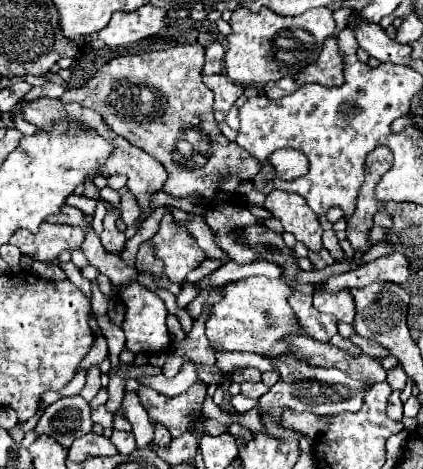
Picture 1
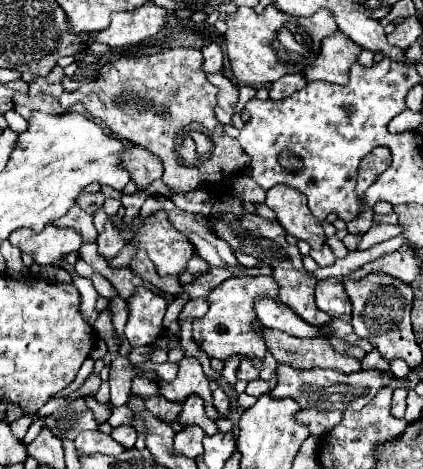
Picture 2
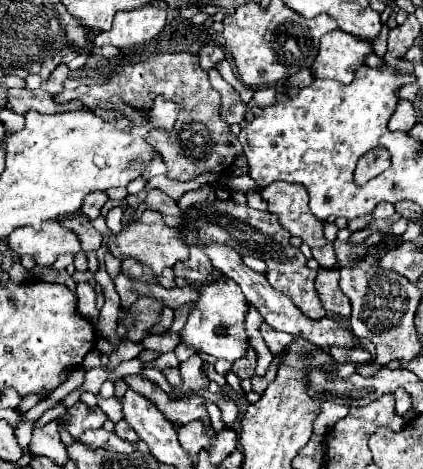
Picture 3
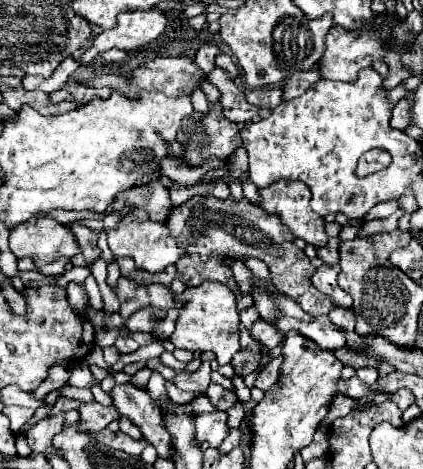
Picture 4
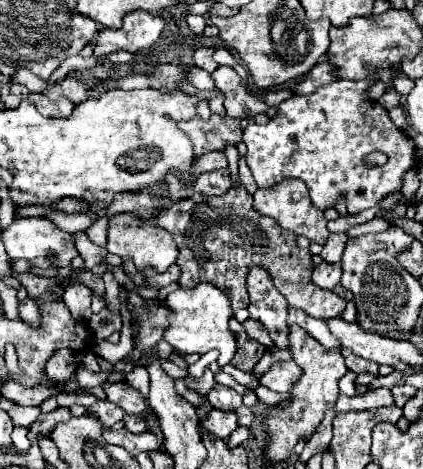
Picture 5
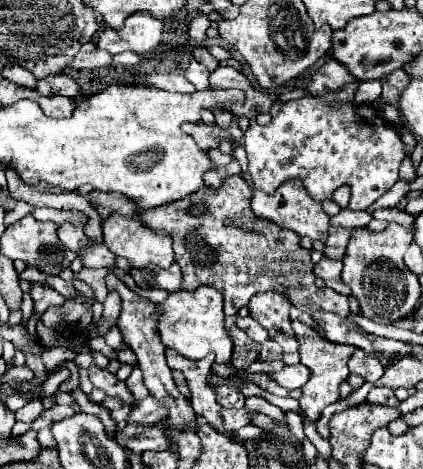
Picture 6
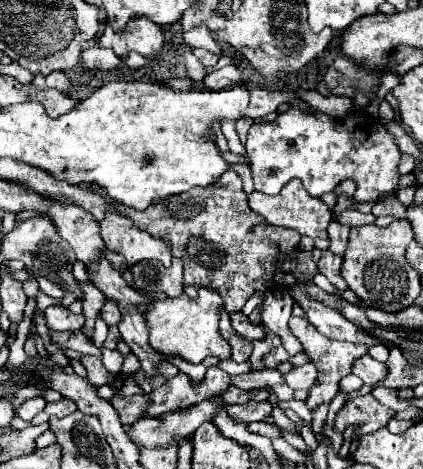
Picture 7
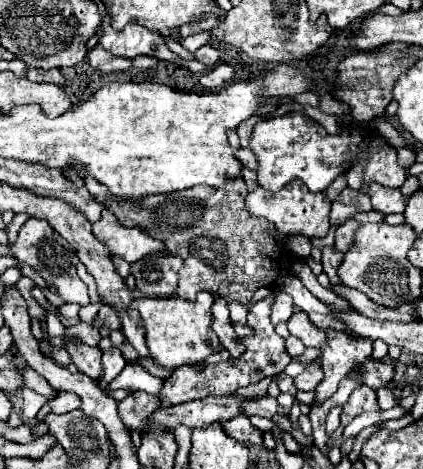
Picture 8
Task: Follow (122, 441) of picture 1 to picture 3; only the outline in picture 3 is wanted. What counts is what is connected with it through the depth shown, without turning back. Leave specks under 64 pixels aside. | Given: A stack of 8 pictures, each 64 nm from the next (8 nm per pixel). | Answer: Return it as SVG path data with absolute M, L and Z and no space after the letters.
M124 418L116 424L116 434L118 434L120 438L126 438L128 442L134 442L134 444L138 442L138 434L130 428L130 424L128 424Z

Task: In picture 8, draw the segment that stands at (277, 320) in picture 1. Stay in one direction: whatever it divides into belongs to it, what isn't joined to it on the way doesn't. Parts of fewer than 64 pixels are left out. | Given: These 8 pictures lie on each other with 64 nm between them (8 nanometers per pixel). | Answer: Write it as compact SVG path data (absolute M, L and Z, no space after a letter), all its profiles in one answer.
M198 292L194 302L172 296L172 298L136 298L130 308L138 310L146 330L146 346L150 356L166 370L172 370L190 360L204 360L214 350L208 344L208 328L212 324L212 296L208 292Z

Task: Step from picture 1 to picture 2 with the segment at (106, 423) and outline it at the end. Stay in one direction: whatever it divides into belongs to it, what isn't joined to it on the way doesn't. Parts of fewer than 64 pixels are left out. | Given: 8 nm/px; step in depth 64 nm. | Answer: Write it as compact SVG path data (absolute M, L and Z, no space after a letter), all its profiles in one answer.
M85 396L85 402L87 407L94 412L94 416L98 420L99 425L108 420L111 413L111 408L108 403L101 404L92 396Z

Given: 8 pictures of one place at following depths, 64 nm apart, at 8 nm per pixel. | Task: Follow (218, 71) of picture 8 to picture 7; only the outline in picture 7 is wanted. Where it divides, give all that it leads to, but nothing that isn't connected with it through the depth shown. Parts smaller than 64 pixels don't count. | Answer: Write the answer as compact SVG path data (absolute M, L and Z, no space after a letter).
M224 66L220 70L214 70L204 76L204 86L208 90L224 90L228 86L234 86L242 80L242 74L236 70L236 66Z

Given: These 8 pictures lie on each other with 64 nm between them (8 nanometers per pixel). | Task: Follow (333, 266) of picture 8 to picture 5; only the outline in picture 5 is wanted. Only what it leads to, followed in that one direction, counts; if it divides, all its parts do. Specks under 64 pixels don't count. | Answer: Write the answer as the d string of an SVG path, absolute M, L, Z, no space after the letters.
M322 262L322 264L314 266L314 270L312 270L312 282L314 282L314 284L318 284L320 288L332 290L332 292L336 292L338 296L344 296L346 300L352 300L352 292L348 292L348 290L340 284L340 276L342 276L342 266L340 266L340 264Z

